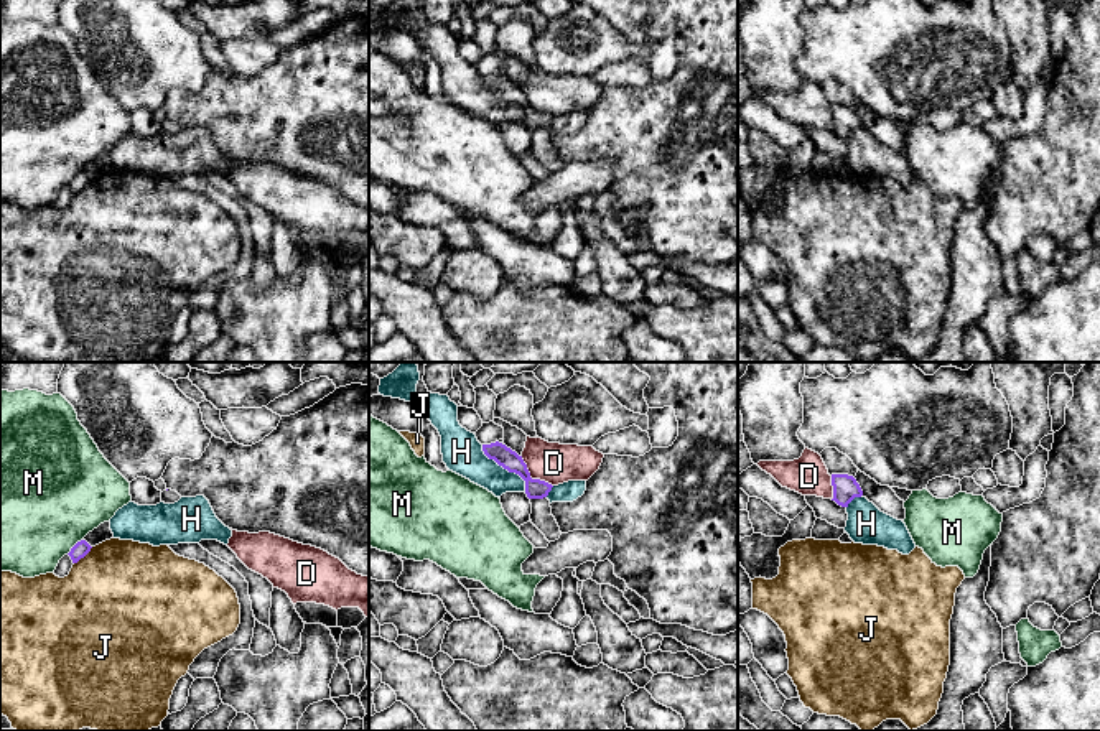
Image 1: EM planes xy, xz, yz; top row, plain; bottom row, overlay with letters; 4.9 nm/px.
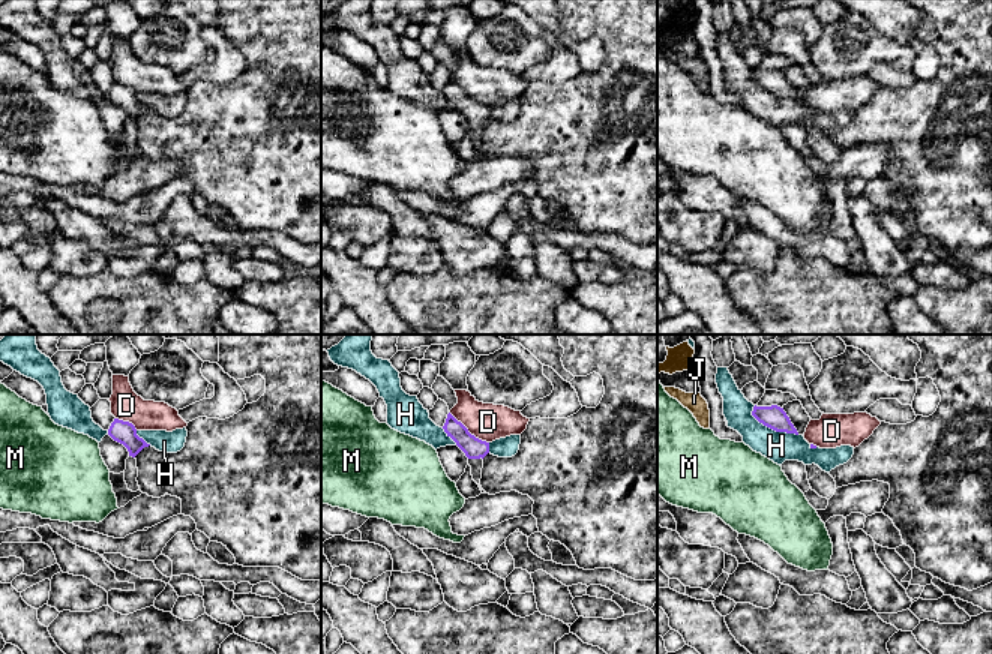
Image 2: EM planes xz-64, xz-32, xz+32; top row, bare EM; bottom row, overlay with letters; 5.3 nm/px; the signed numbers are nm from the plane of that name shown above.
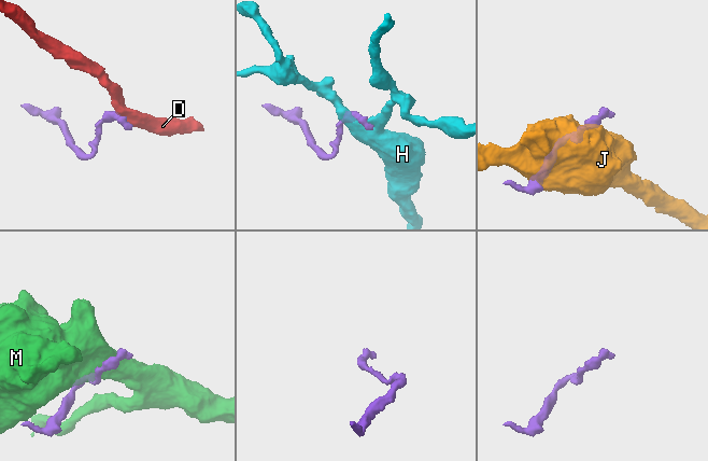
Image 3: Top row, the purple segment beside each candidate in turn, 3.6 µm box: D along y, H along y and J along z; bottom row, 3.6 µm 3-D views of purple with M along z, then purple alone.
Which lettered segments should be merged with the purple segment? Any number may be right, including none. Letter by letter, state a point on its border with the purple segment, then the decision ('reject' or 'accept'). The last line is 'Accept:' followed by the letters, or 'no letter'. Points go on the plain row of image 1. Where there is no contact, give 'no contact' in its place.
D: meets purple in xz at (531, 109); reject
H: meets purple in xz at (506, 99); reject
J: meets purple in xy at (83, 188); reject
M: meets purple in xy at (74, 176); reject
Accept: no letter

